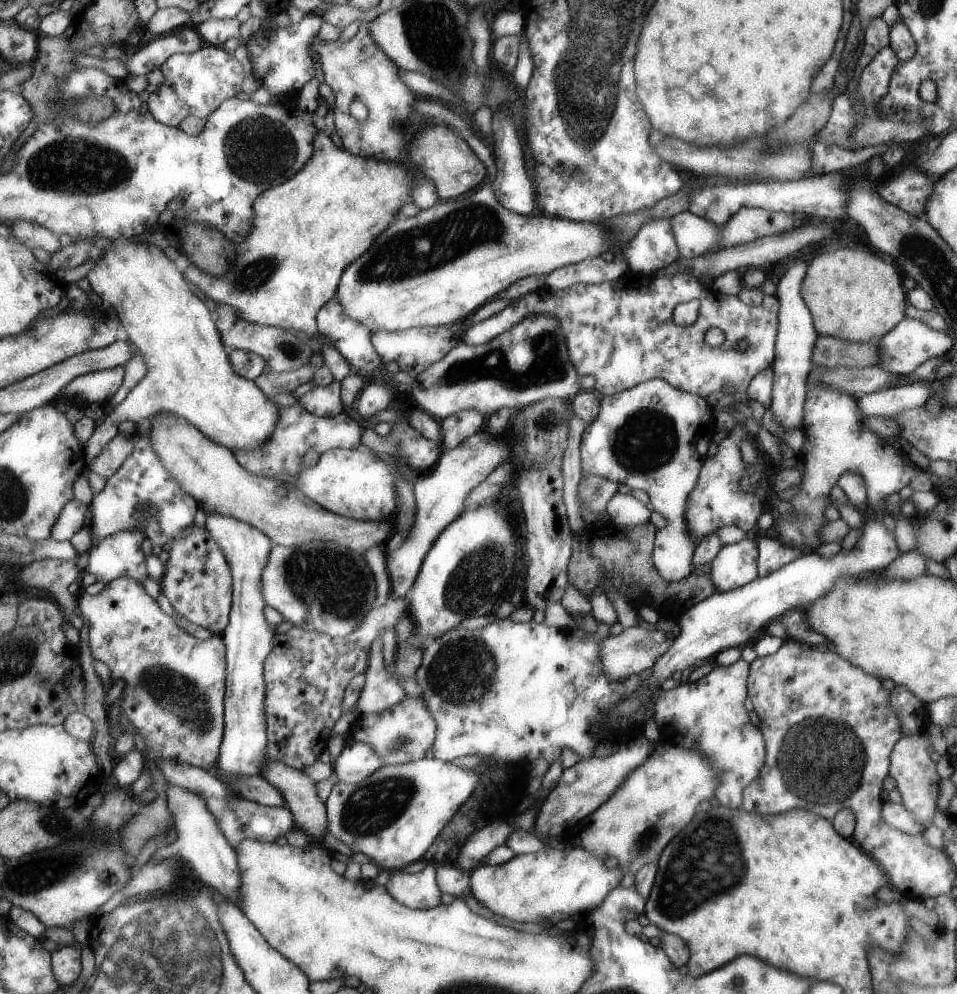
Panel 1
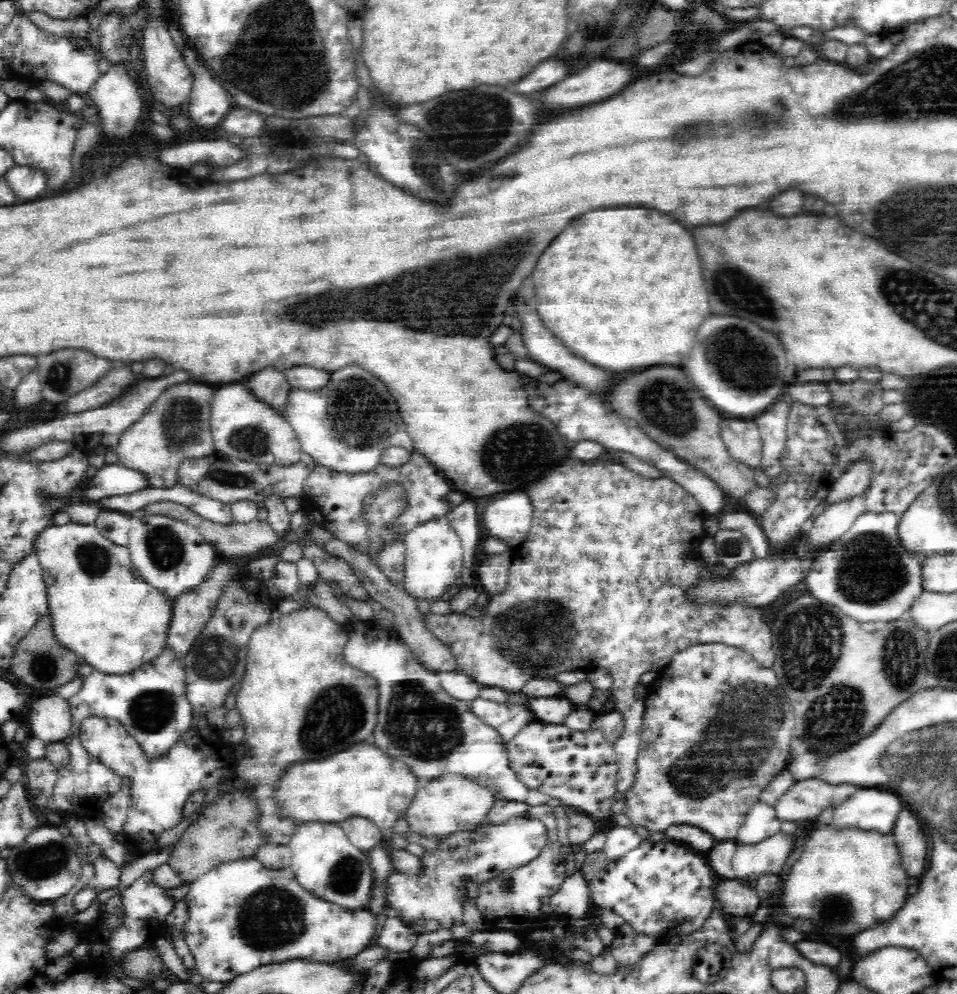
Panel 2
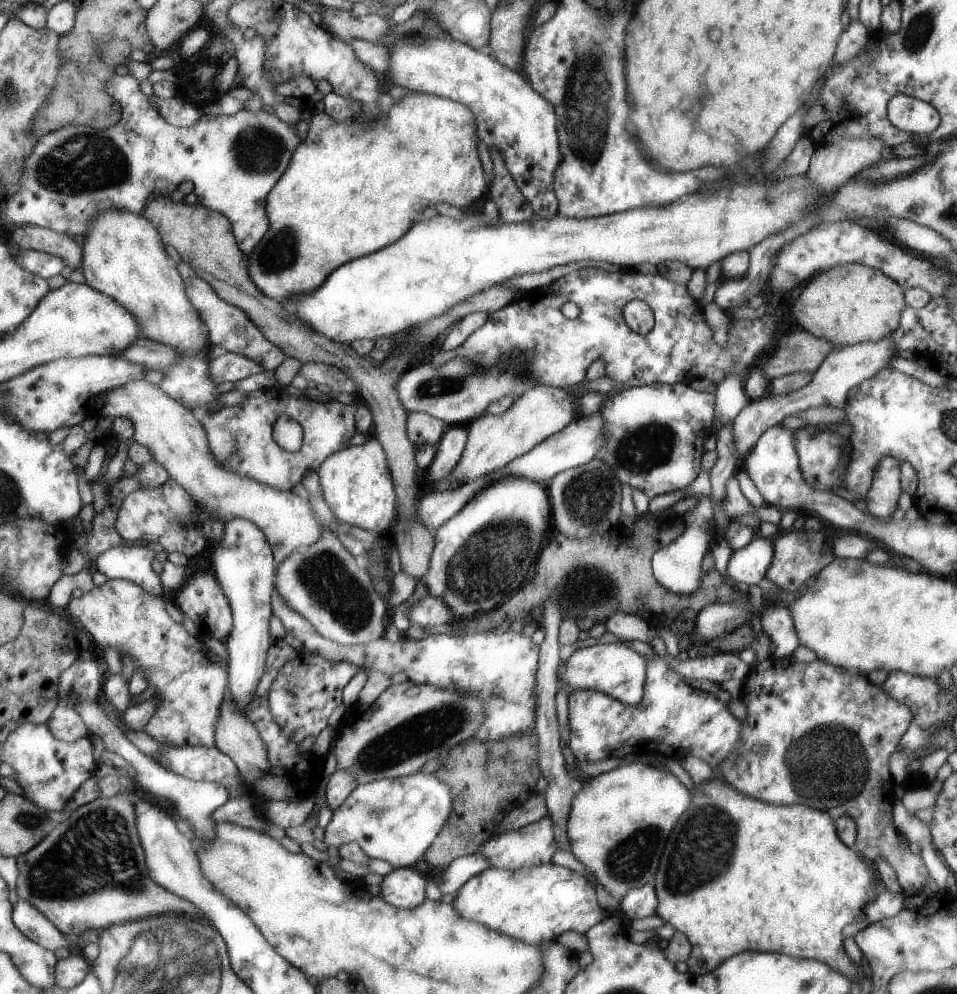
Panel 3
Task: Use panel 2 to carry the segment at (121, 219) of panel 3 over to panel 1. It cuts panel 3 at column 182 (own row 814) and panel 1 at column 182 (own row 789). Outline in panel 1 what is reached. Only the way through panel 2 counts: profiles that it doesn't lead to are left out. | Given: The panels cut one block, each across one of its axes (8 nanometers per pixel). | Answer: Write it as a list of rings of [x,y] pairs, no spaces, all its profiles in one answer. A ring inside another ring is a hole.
[[[118,239],[112,241],[112,246],[100,252],[102,257],[98,260],[98,263],[92,268],[88,273],[88,278],[92,284],[92,289],[104,300],[105,305],[112,308],[118,315],[121,316],[122,327],[124,329],[123,333],[129,342],[132,342],[134,346],[142,352],[142,357],[145,360],[146,376],[140,380],[140,382],[129,392],[128,396],[115,408],[115,411],[106,416],[105,421],[97,426],[96,434],[90,438],[90,440],[85,445],[87,459],[89,462],[89,467],[92,466],[92,462],[106,450],[106,446],[110,444],[120,434],[120,427],[123,425],[128,425],[131,422],[140,422],[149,415],[157,414],[161,411],[167,411],[168,413],[173,413],[175,416],[183,417],[188,422],[193,423],[198,430],[202,431],[202,434],[208,435],[212,438],[214,442],[218,442],[220,446],[226,446],[228,450],[236,452],[236,450],[258,450],[262,446],[266,445],[269,441],[270,436],[277,428],[277,424],[280,421],[280,406],[274,404],[267,395],[261,390],[261,387],[257,385],[253,380],[246,380],[239,375],[237,371],[234,370],[233,363],[230,362],[229,355],[226,354],[224,350],[224,343],[221,339],[221,331],[217,326],[216,320],[213,318],[213,313],[209,309],[208,304],[201,298],[198,298],[197,294],[193,293],[191,283],[185,278],[185,275],[180,272],[176,267],[174,260],[165,253],[165,251],[154,244],[138,242],[130,242],[129,239]]]

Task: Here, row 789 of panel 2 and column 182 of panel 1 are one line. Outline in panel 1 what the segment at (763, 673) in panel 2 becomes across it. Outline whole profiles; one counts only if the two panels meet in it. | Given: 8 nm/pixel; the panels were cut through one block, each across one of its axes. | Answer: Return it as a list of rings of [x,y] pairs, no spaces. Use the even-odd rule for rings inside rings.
[[[133,578],[113,580],[97,595],[81,592],[77,603],[89,622],[90,648],[94,658],[108,664],[113,683],[122,680],[124,689],[118,712],[139,737],[140,746],[154,760],[172,760],[208,771],[217,766],[225,732],[225,680],[228,659],[221,635],[202,641],[164,613],[158,602]]]

